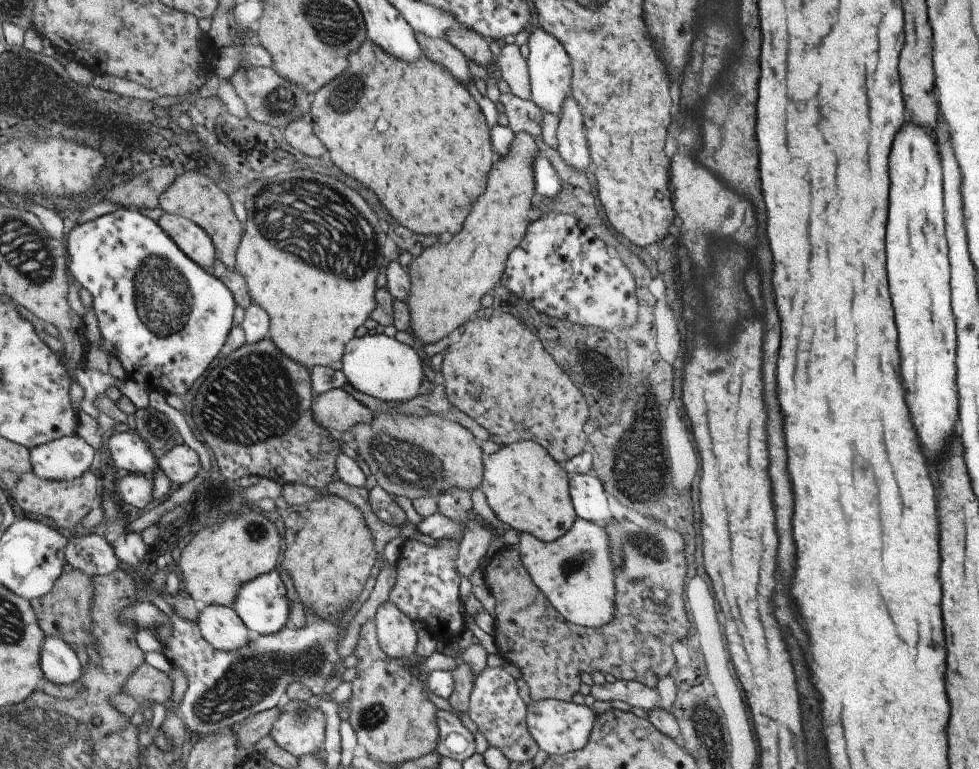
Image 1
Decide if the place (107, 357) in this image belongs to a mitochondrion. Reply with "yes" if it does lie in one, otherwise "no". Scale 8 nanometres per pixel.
no

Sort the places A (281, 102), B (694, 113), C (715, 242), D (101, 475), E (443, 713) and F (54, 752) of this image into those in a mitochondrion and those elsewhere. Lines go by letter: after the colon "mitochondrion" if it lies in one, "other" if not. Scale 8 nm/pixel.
A: mitochondrion
B: other
C: other
D: other
E: other
F: mitochondrion

